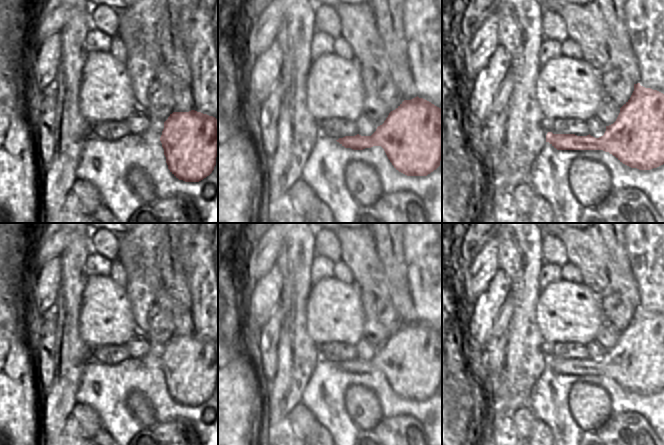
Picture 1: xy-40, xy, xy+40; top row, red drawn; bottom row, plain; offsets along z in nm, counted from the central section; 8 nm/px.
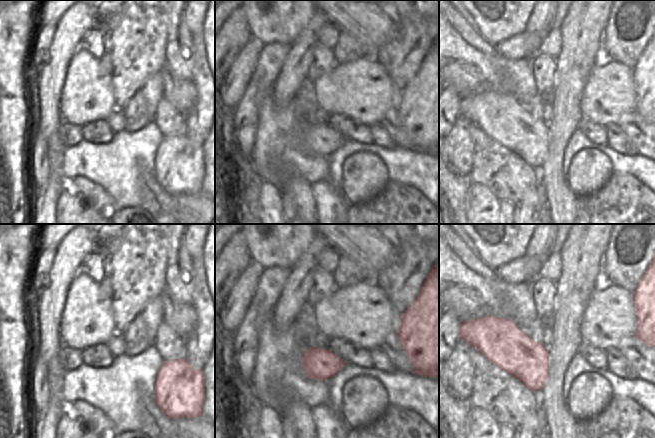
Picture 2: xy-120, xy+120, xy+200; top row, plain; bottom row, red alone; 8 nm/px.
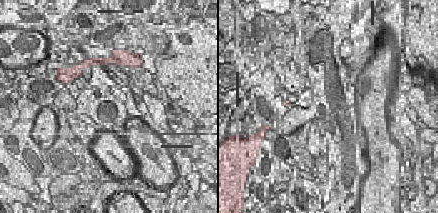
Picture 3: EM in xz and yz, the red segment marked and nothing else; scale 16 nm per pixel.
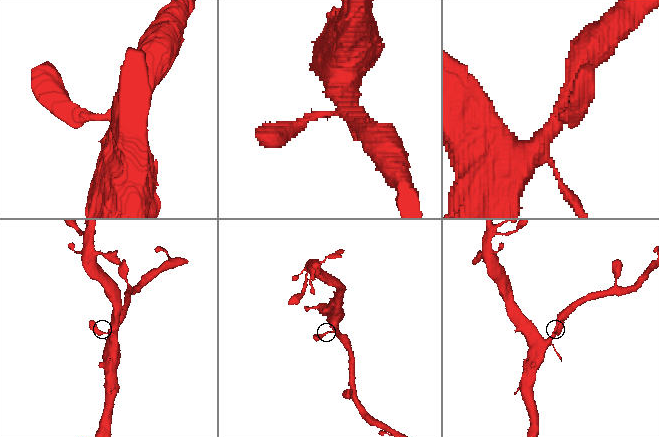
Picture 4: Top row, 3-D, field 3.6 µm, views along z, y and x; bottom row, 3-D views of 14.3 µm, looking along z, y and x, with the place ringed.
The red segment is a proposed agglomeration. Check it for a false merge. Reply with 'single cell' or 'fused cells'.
single cell

